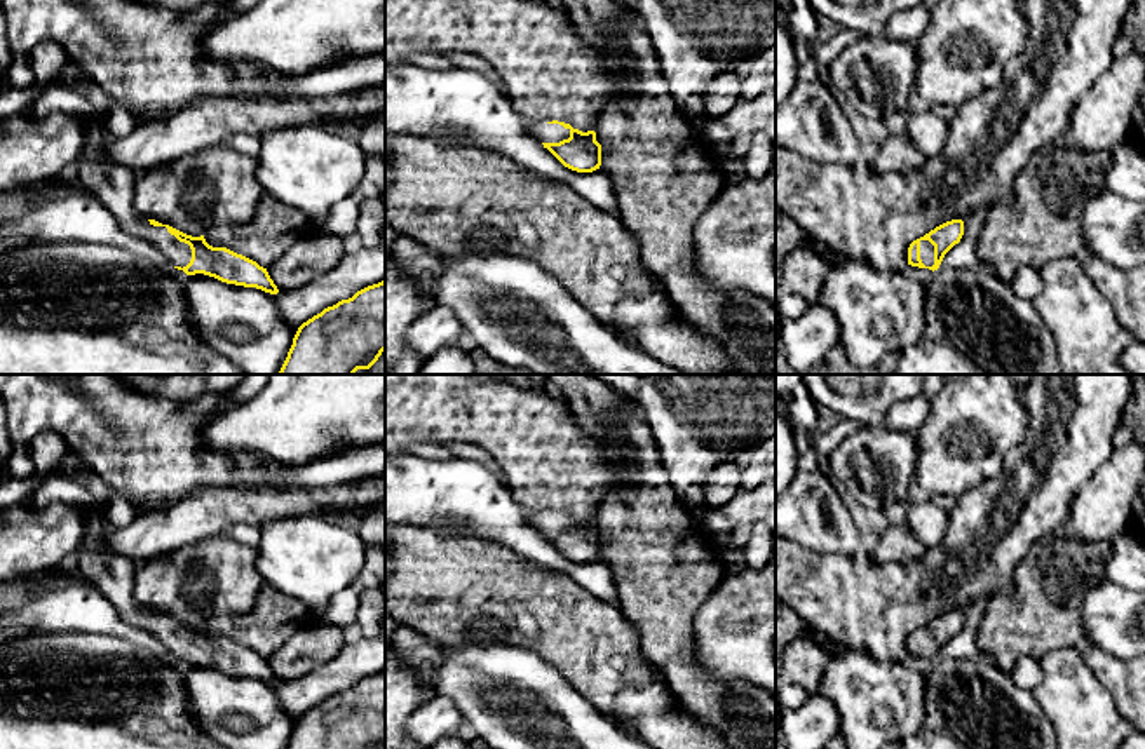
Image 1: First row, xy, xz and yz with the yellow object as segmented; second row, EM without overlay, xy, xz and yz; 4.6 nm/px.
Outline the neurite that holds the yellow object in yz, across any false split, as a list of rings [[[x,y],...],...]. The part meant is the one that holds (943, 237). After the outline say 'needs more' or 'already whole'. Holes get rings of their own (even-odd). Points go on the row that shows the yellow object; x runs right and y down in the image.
[[[946,221],[924,237],[913,240],[908,247],[908,265],[918,268],[938,270],[945,254],[960,242],[964,235],[964,221]]]; needs more

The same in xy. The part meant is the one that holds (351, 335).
[[[385,280],[303,322],[277,374],[354,374],[385,350]]]; already whole

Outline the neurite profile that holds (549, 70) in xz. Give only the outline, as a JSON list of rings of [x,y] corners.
[[[385,0],[385,70],[408,64],[415,54],[448,52],[483,57],[502,78],[514,110],[533,124],[558,120],[582,132],[596,131],[608,103],[636,96],[620,87],[641,77],[626,49],[589,42],[565,9],[545,0]]]

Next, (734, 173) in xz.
[[[746,155],[737,162],[720,164],[725,179],[725,188],[732,185],[741,185],[748,179],[744,162],[746,162]]]

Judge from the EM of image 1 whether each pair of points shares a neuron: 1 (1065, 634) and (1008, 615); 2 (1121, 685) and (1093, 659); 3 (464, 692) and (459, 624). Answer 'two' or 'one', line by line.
1: one
2: one
3: two

